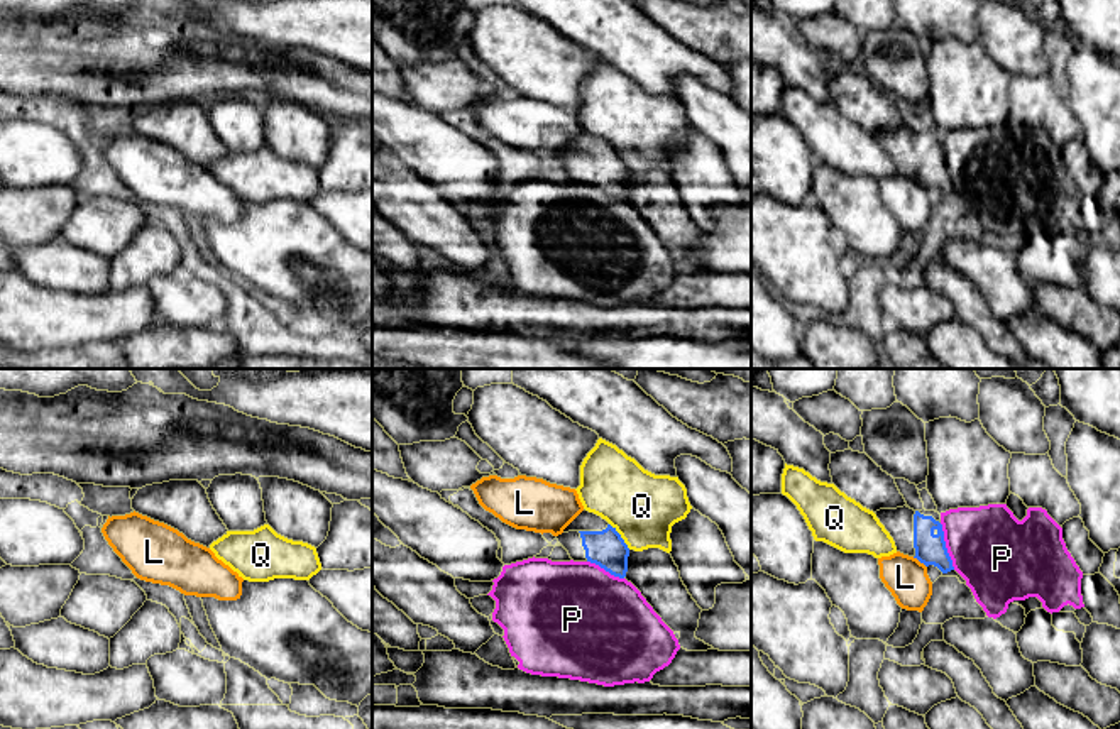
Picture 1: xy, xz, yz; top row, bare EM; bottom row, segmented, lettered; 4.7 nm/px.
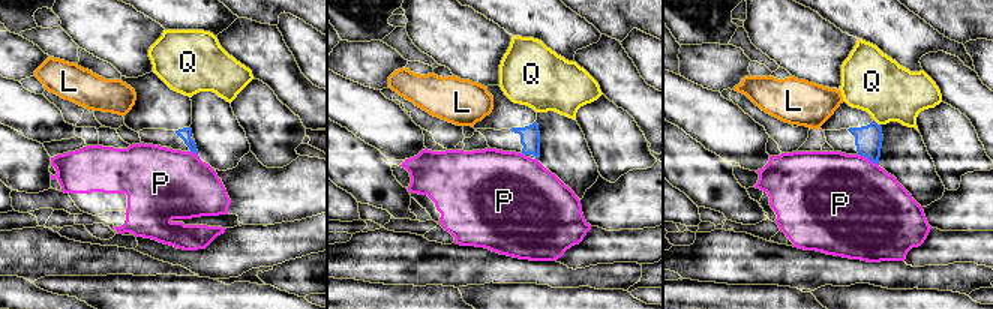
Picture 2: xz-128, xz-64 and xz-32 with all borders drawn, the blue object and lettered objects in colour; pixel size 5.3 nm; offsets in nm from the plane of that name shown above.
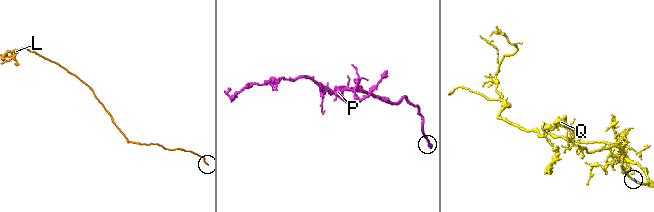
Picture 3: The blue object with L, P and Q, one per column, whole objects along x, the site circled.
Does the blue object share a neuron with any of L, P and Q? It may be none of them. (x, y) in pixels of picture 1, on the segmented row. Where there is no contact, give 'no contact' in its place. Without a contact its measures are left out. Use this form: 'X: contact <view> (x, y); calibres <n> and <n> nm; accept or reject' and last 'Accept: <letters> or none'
L: contact yz (919, 560); calibres 140 and 200 nm; reject
P: contact yz (944, 547); calibres 140 and 380 nm; reject
Q: contact xz (620, 537); calibres 180 and 320 nm; reject
Accept: none

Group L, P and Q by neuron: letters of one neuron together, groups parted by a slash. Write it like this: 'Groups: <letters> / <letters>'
Groups: L / P / Q

